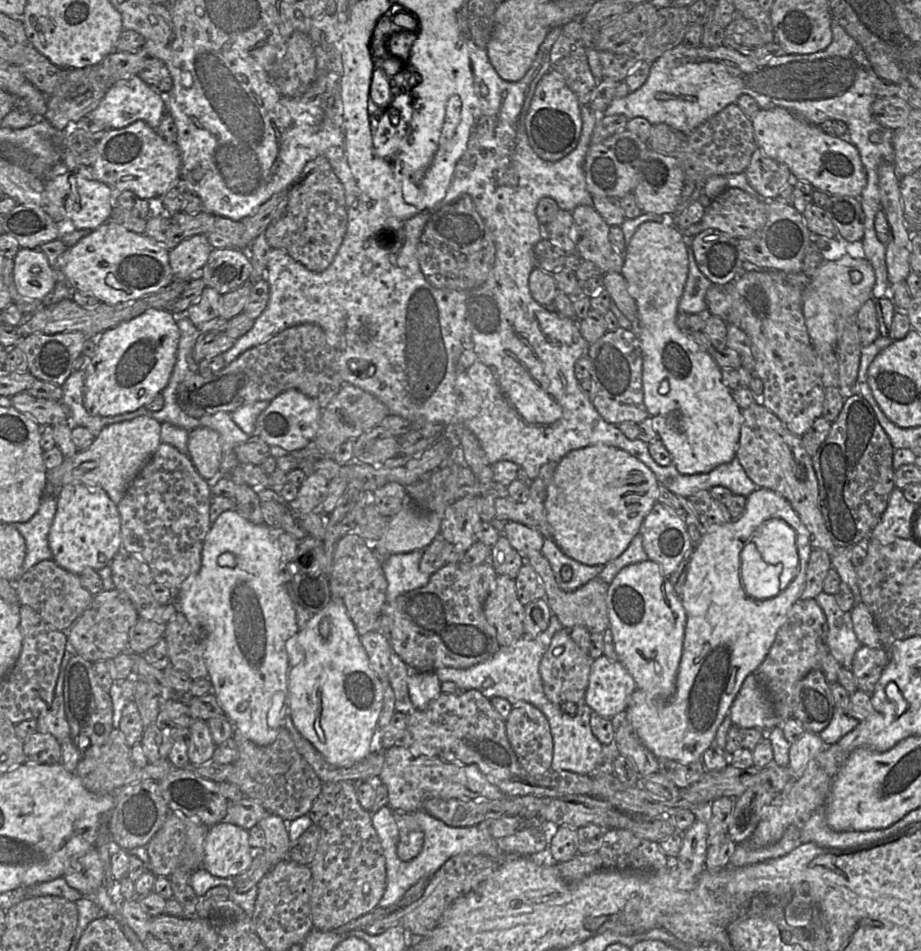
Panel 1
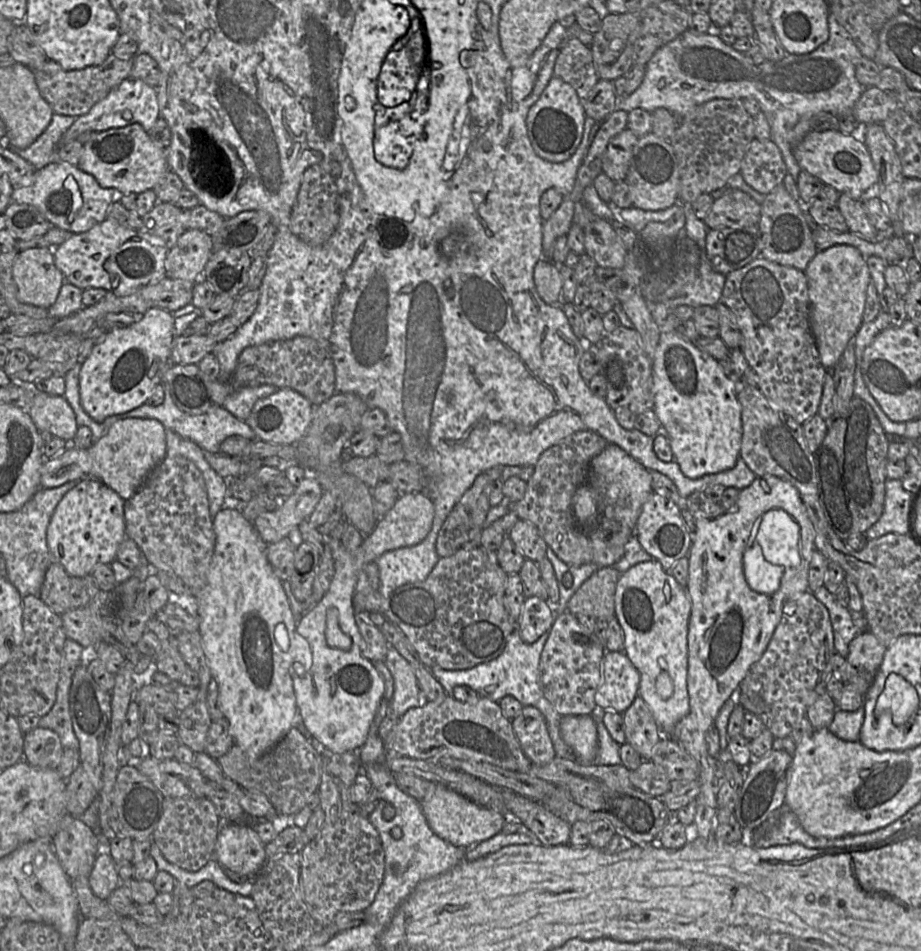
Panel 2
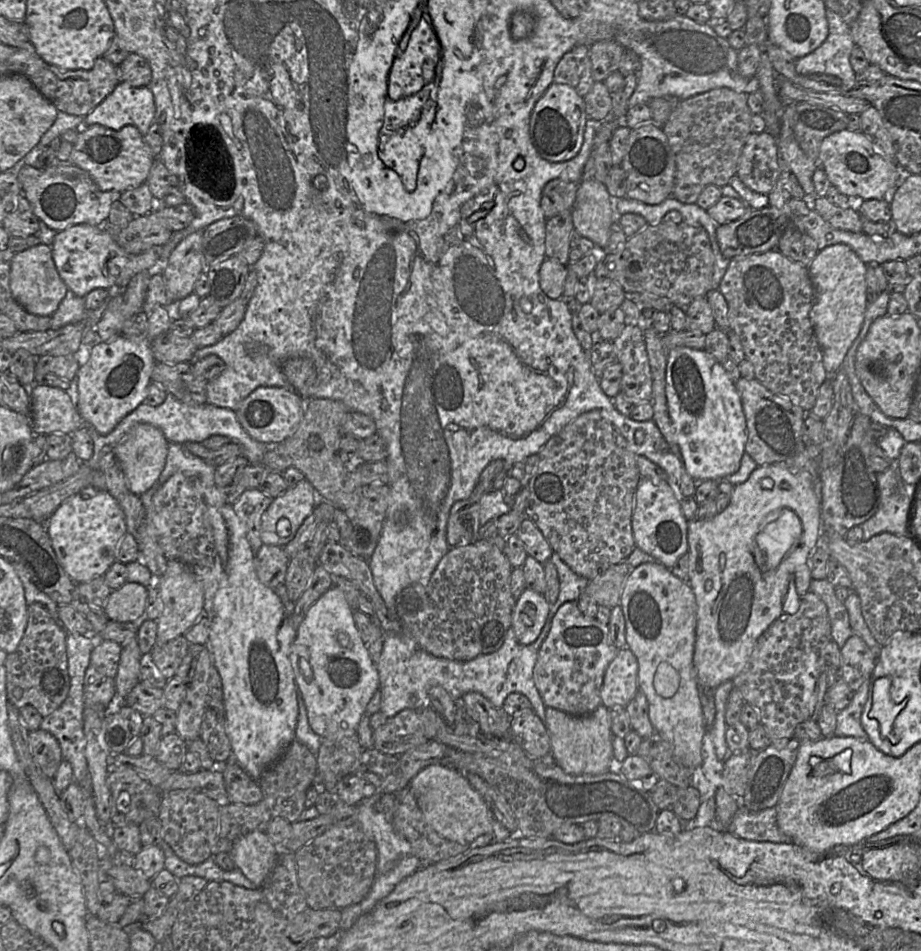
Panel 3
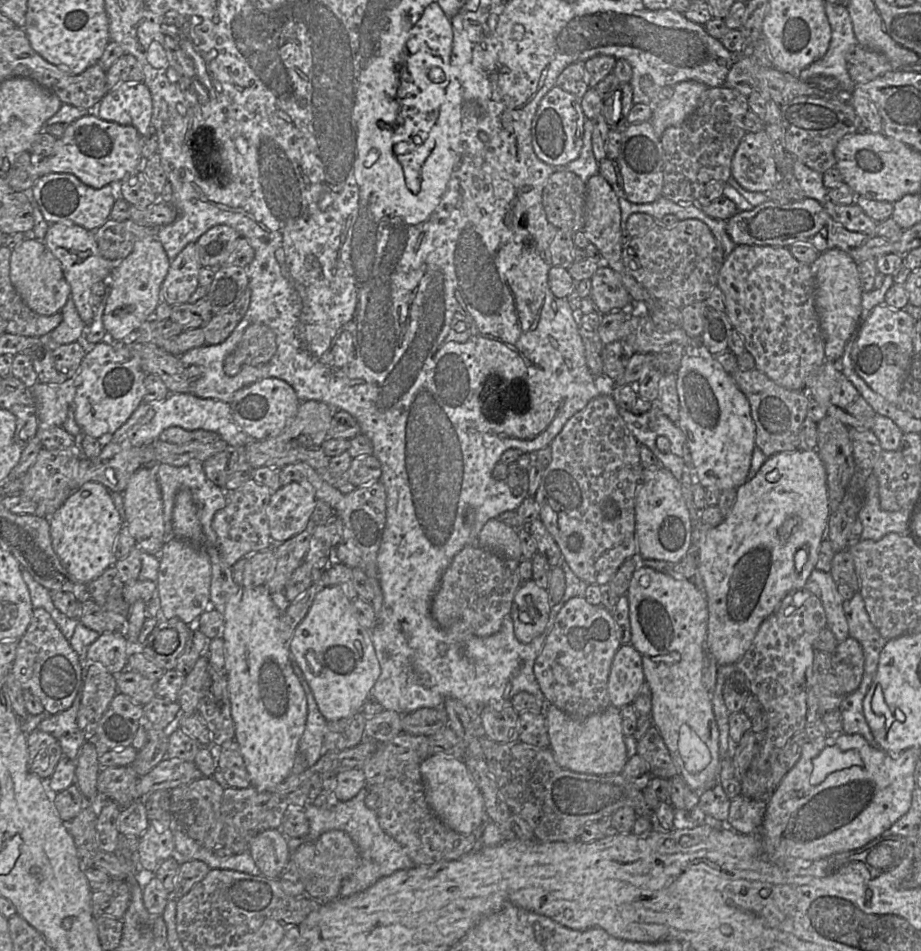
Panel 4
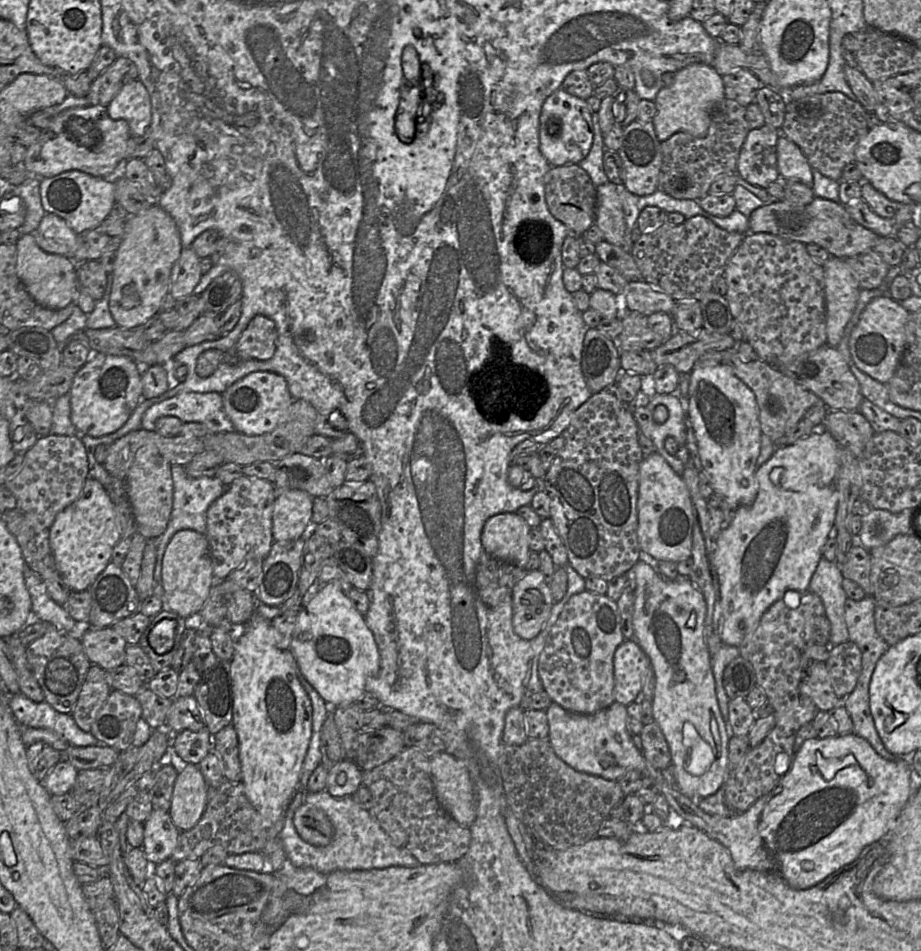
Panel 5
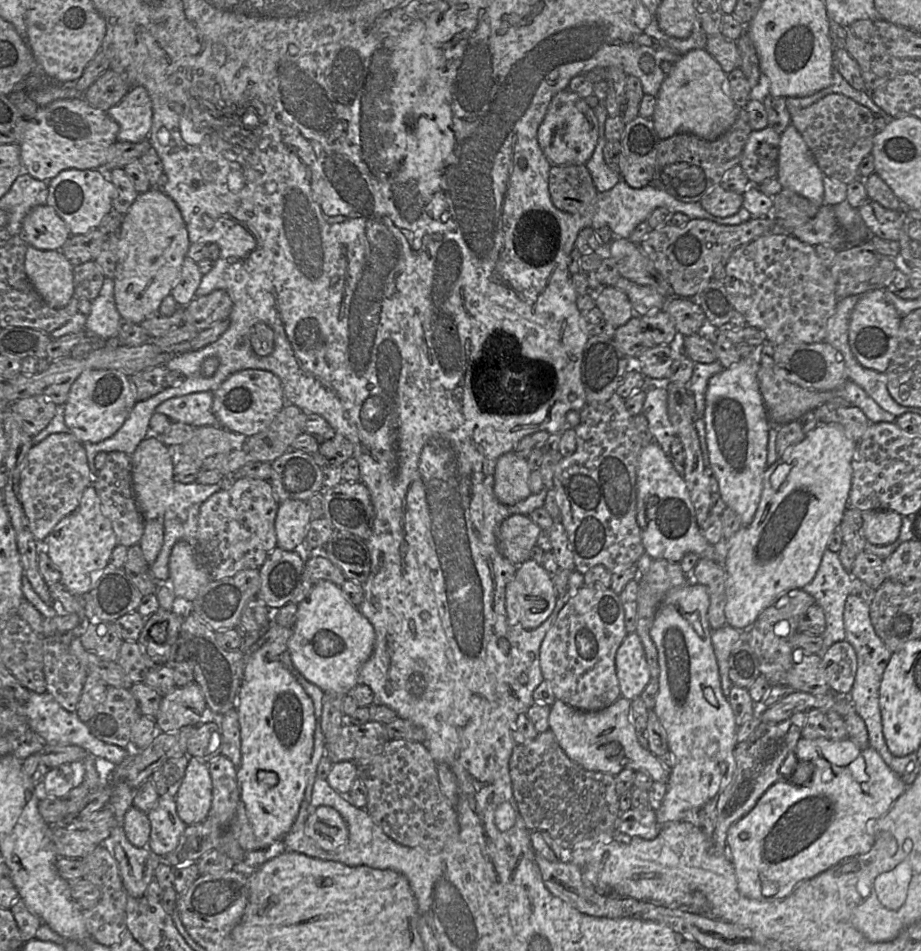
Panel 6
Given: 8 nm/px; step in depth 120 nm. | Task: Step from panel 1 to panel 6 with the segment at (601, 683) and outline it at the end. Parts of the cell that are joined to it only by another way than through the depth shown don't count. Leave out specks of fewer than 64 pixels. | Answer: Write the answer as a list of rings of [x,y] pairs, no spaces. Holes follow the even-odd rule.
[[[636,631],[628,633],[622,641],[615,665],[621,696],[628,700],[640,697],[651,675],[643,644]]]

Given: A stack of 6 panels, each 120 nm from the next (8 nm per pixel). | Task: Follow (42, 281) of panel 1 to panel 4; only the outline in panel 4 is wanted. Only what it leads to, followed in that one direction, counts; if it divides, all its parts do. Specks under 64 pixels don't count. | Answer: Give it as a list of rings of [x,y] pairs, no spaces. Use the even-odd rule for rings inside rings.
[[[27,237],[12,250],[10,258],[10,279],[25,304],[35,313],[50,316],[61,311],[71,296],[59,261],[45,243],[34,237]]]

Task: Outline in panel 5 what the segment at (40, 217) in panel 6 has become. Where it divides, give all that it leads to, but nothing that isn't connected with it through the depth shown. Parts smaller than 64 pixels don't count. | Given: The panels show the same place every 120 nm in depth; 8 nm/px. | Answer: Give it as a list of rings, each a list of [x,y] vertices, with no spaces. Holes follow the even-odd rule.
[[[45,213],[38,228],[30,234],[33,234],[38,246],[46,253],[73,260],[79,248],[80,235],[64,219],[52,213]]]

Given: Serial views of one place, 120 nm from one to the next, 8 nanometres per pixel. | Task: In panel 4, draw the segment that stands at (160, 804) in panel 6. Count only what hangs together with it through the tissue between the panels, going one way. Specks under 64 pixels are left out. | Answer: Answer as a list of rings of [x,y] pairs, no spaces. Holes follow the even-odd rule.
[[[152,821],[140,837],[138,866],[154,873],[157,868],[173,856],[174,835],[170,828],[159,821]]]

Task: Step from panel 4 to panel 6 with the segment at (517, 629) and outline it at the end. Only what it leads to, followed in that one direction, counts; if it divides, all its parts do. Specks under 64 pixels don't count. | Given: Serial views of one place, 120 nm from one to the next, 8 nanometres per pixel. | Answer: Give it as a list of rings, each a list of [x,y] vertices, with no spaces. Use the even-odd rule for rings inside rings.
[[[527,559],[517,566],[513,579],[506,586],[506,611],[508,623],[532,630],[540,626],[553,612],[557,601],[553,580],[543,565]]]

